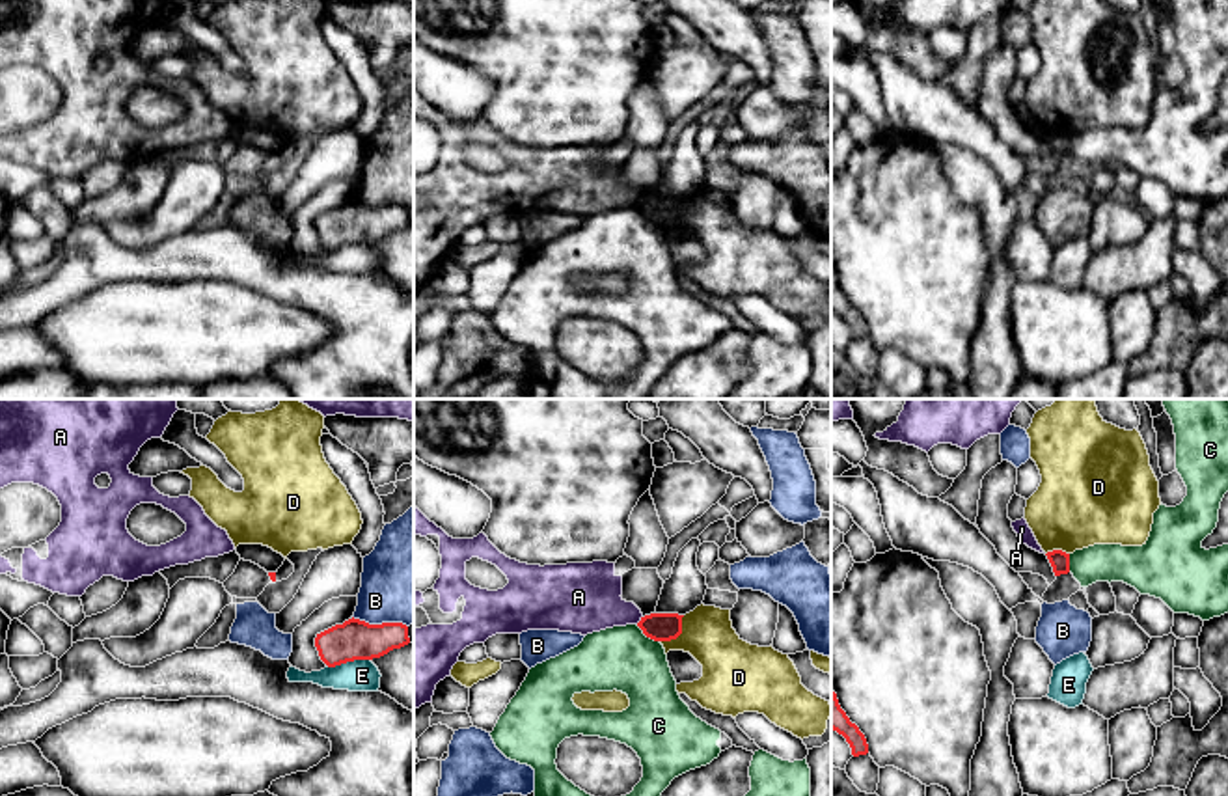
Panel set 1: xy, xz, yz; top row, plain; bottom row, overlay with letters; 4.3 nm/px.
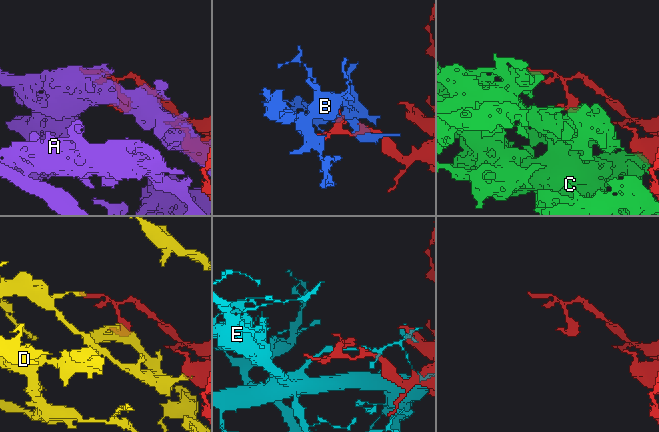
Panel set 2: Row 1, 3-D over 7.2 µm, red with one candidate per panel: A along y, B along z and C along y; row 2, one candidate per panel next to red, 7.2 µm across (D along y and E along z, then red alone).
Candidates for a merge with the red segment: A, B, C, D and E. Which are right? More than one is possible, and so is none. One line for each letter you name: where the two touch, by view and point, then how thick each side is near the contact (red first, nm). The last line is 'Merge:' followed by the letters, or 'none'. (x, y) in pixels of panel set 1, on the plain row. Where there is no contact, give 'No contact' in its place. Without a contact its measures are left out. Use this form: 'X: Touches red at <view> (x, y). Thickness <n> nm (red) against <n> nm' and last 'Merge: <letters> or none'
Merge: none

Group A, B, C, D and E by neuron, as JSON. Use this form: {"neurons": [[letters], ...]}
{"neurons": [["A"], ["B"], ["C"], ["D"], ["E"]]}

